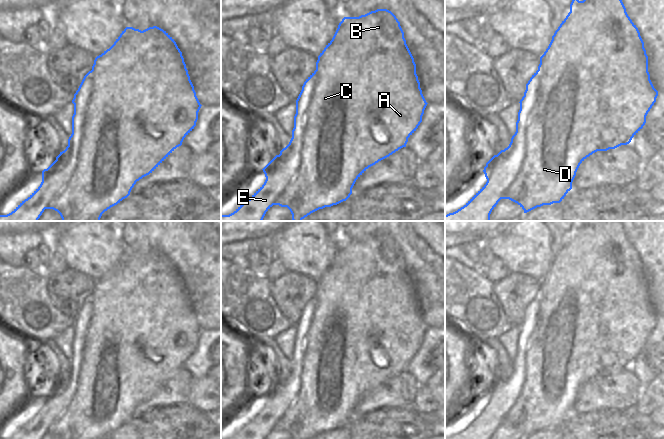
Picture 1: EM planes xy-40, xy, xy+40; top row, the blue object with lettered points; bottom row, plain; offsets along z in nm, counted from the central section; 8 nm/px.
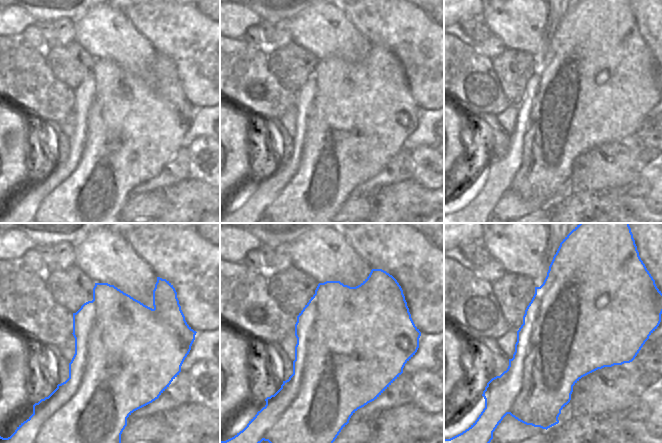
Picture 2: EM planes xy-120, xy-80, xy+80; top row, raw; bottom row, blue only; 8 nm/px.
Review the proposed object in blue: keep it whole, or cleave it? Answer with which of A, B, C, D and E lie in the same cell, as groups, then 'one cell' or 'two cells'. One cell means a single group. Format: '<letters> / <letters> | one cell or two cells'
A B C D / E | two cells

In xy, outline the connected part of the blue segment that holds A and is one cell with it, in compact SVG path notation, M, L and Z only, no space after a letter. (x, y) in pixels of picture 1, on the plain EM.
M377 233L359 241L344 241L296 324L292 362L280 375L287 381L282 396L293 388L295 400L274 429L287 431L292 439L310 439L346 425L356 404L369 391L406 371L408 362L422 346L427 328L396 240L387 233Z

